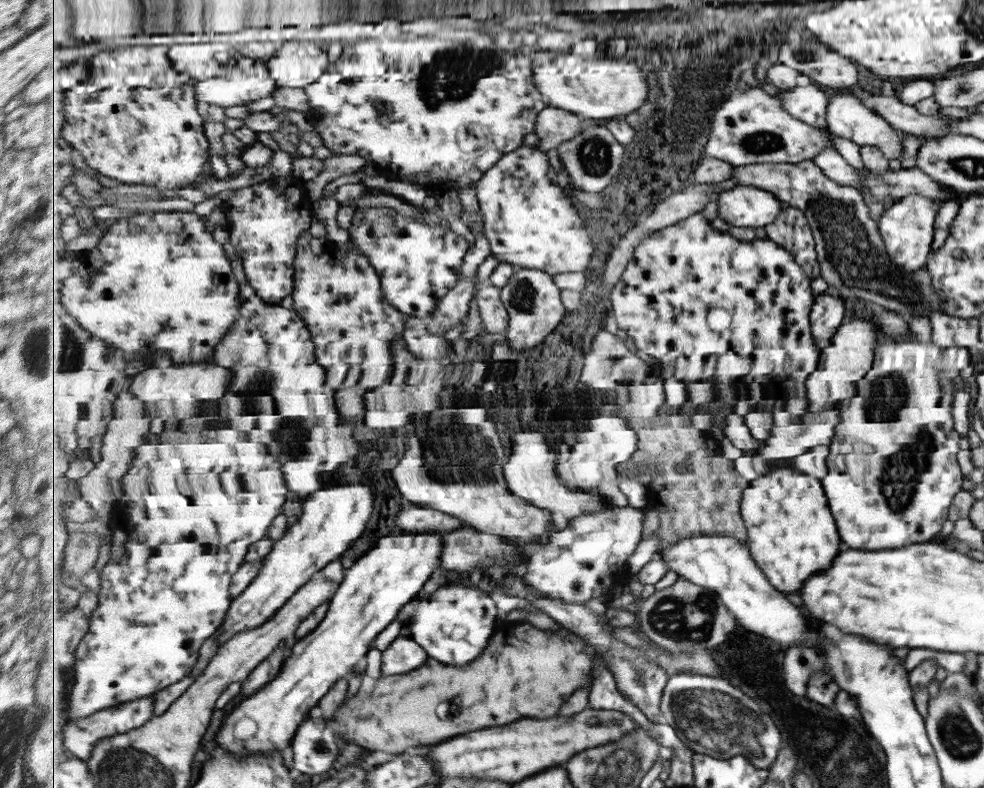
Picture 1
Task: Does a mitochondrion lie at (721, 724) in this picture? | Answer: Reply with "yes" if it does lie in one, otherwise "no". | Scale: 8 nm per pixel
yes

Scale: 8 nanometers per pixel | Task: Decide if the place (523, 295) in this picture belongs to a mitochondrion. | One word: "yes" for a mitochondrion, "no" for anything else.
yes

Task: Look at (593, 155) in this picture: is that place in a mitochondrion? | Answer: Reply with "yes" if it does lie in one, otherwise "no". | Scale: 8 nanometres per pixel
yes

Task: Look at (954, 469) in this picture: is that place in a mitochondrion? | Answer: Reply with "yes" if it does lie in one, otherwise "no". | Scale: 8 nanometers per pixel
no

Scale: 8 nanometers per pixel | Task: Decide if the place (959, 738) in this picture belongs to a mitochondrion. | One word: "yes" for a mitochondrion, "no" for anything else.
yes

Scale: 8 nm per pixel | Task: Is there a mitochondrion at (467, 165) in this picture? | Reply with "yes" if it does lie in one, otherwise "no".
no

